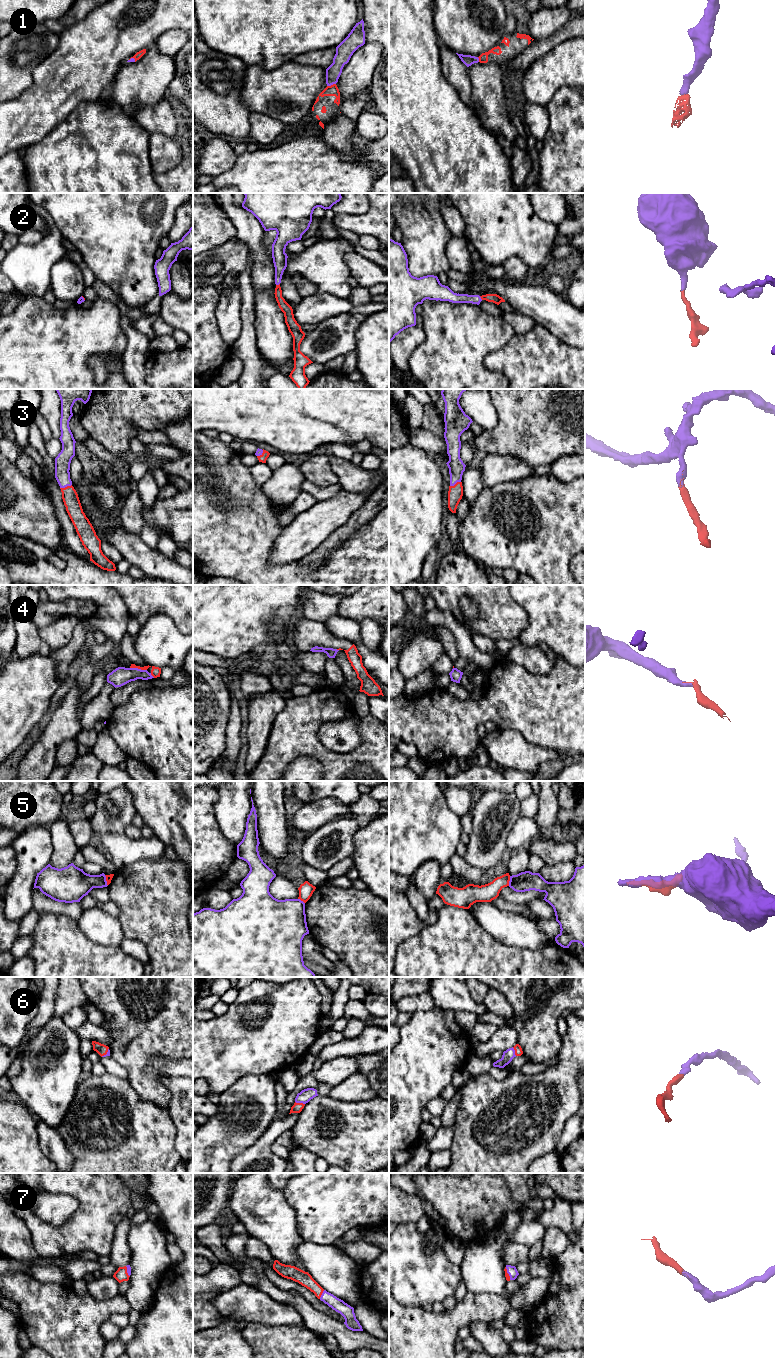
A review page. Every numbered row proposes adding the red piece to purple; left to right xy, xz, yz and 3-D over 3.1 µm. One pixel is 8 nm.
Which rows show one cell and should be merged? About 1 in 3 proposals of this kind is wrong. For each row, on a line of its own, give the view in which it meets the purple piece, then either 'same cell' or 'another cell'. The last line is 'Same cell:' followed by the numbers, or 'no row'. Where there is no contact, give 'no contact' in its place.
1: xz | same cell
2: xz | same cell
3: xy | same cell
4: xy | another cell
5: yz | another cell
6: xz | same cell
7: xz | same cell
Same cell: 1, 2, 3, 6, 7

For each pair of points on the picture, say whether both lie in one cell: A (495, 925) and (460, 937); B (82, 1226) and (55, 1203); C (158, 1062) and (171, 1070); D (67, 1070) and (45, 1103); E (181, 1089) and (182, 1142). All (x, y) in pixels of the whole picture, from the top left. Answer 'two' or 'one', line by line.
A: two
B: two
C: one
D: one
E: one

